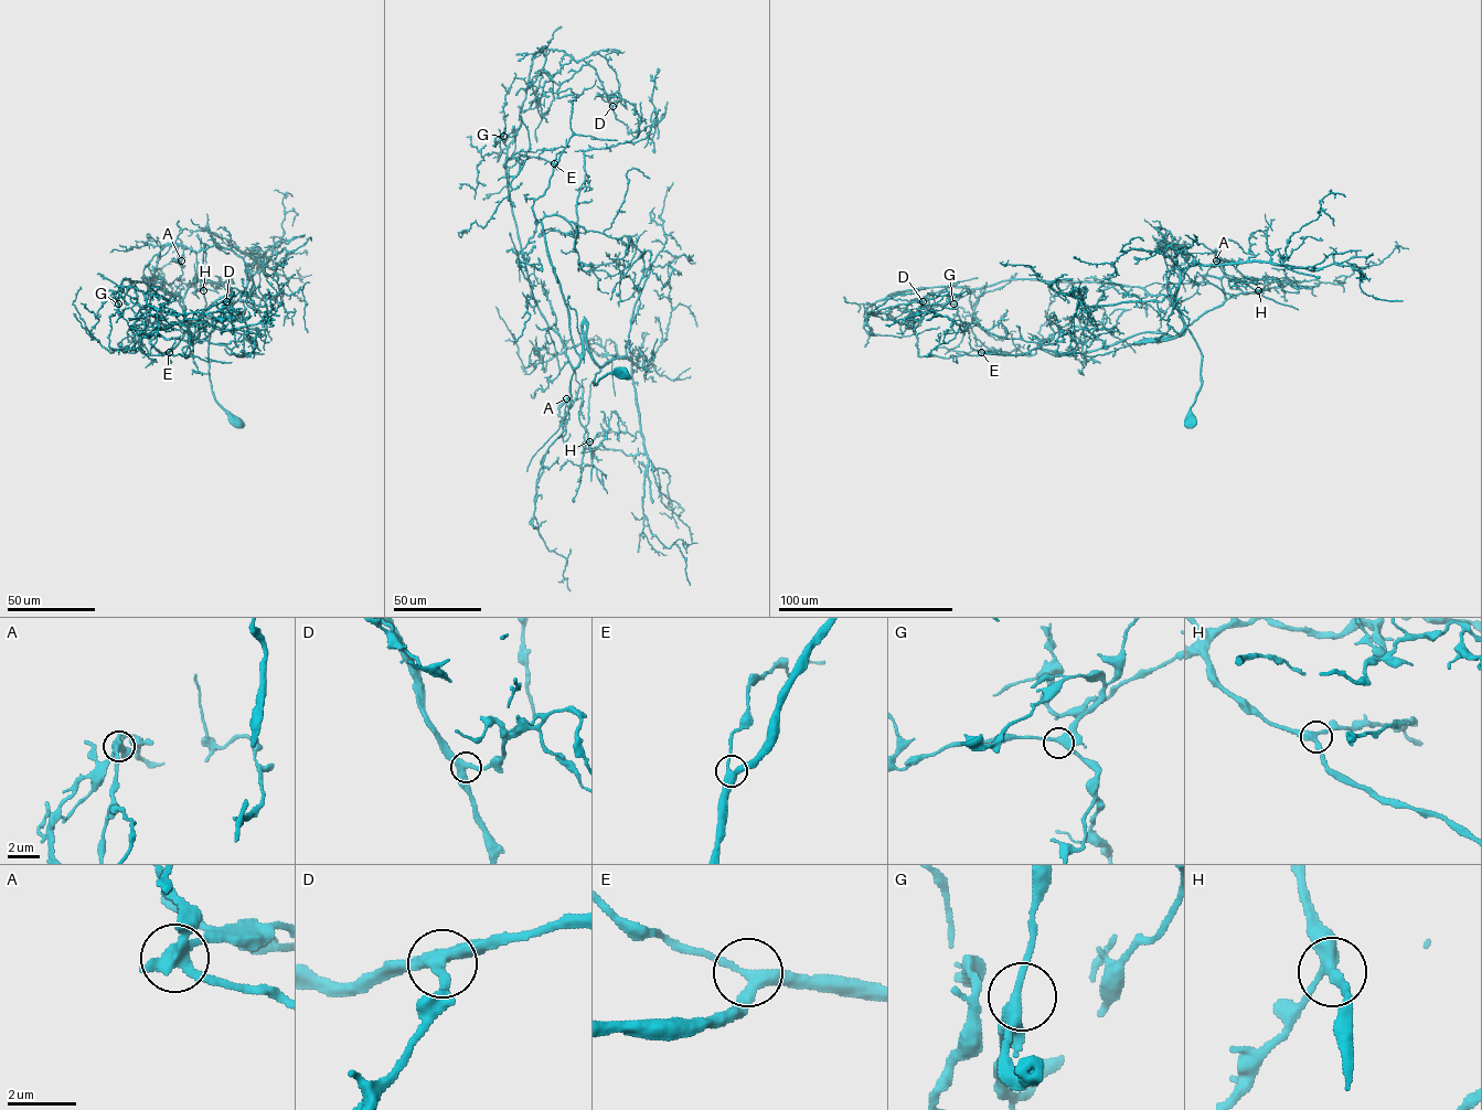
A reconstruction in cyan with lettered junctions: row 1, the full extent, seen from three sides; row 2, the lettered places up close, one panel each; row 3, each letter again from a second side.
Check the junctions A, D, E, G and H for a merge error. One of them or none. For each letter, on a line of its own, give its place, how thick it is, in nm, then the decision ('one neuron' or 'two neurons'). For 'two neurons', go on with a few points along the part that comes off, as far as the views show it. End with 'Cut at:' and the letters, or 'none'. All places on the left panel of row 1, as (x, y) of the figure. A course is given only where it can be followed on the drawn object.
A: place (181, 260); calibre 320 nm; one neuron
D: place (226, 301); calibre 360 nm; one neuron
E: place (169, 352); calibre 320 nm; one neuron
G: place (118, 303); calibre 320 nm; one neuron
H: place (203, 290); calibre 320 nm; one neuron
Cut at: none

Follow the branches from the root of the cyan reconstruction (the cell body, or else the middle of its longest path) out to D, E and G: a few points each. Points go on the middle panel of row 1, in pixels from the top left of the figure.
D: (624, 372), (594, 384), (584, 323), (569, 364), (533, 296), (505, 171), (541, 50), (590, 65), (612, 106)
E: (624, 372), (594, 384), (600, 367), (584, 323), (580, 354), (574, 345), (532, 209), (554, 163)
G: (624, 372), (594, 384), (600, 367), (587, 326), (573, 367), (540, 310), (512, 213), (503, 136)

